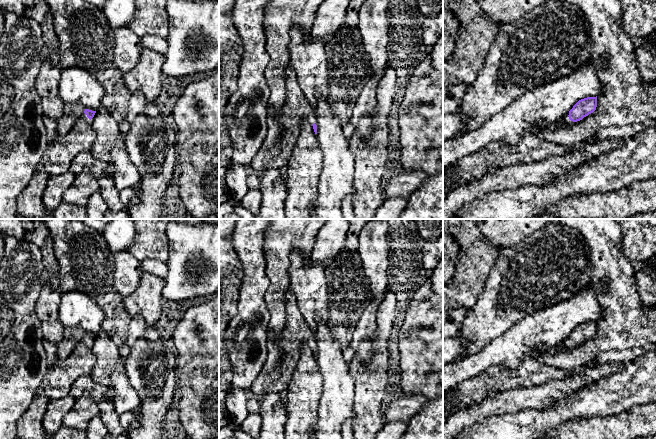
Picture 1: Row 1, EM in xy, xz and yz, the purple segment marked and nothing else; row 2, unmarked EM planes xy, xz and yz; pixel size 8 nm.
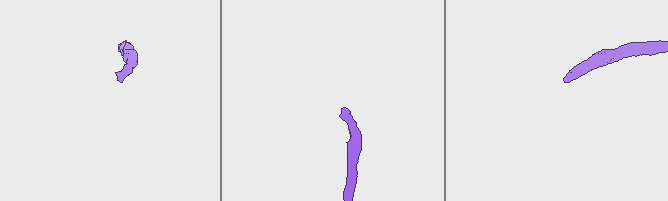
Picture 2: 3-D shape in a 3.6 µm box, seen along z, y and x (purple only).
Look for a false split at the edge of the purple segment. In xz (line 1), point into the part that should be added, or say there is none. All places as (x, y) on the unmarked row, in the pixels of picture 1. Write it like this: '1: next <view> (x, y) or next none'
1: next none

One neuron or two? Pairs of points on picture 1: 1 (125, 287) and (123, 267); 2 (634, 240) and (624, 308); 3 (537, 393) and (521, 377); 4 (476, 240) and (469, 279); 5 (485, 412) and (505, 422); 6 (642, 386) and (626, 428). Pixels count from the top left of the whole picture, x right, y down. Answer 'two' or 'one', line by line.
1: one
2: two
3: two
4: one
5: two
6: two

